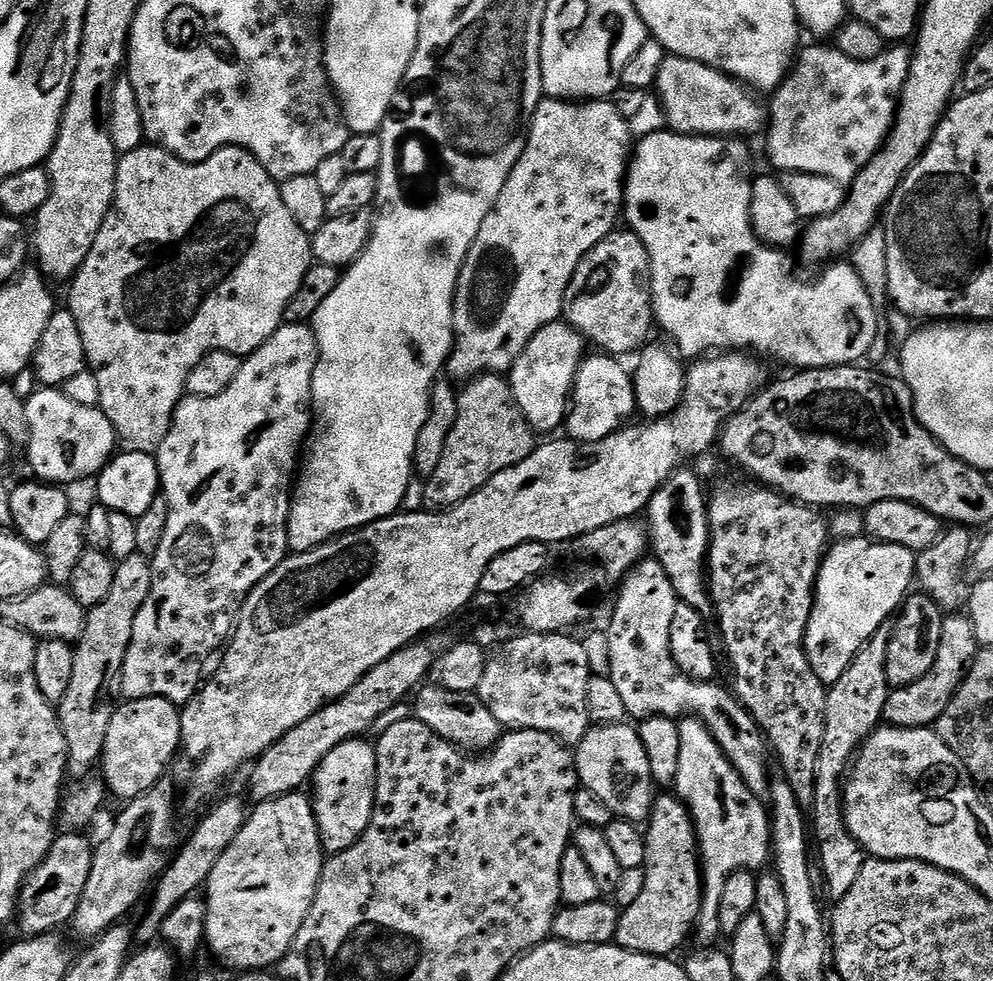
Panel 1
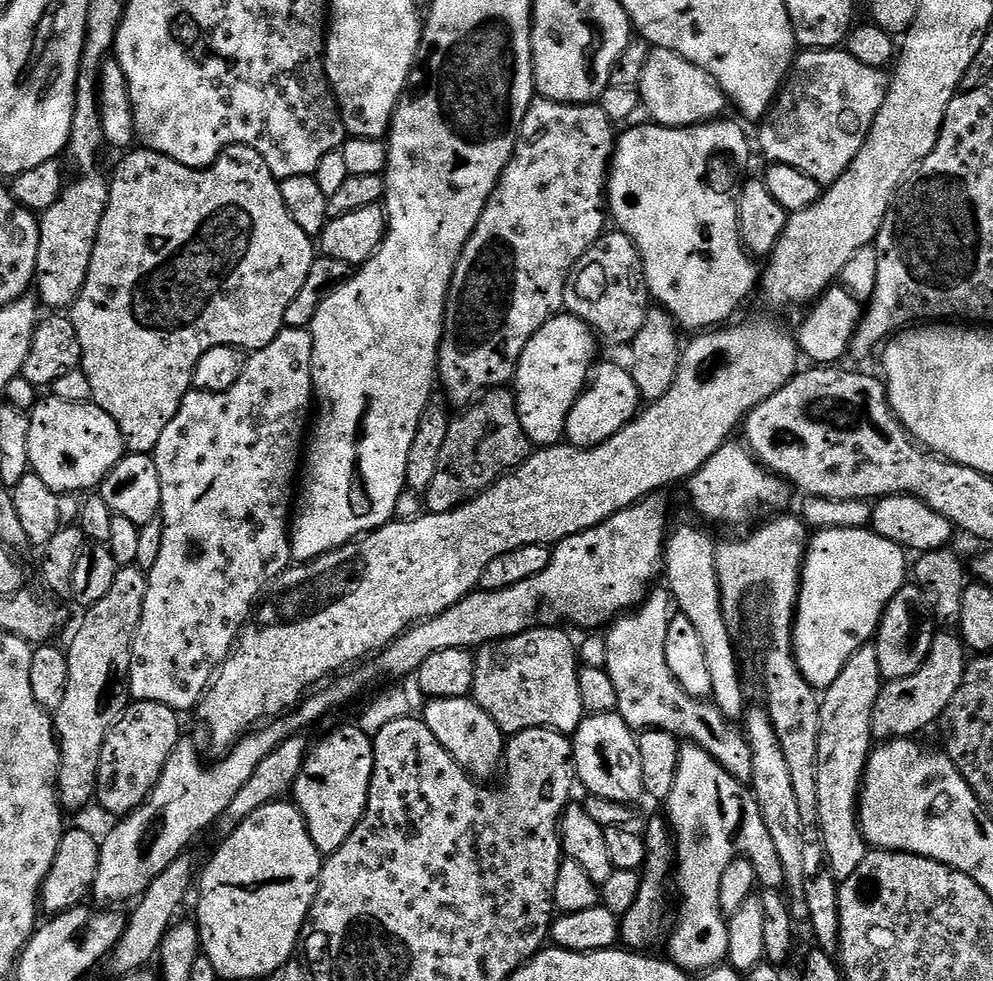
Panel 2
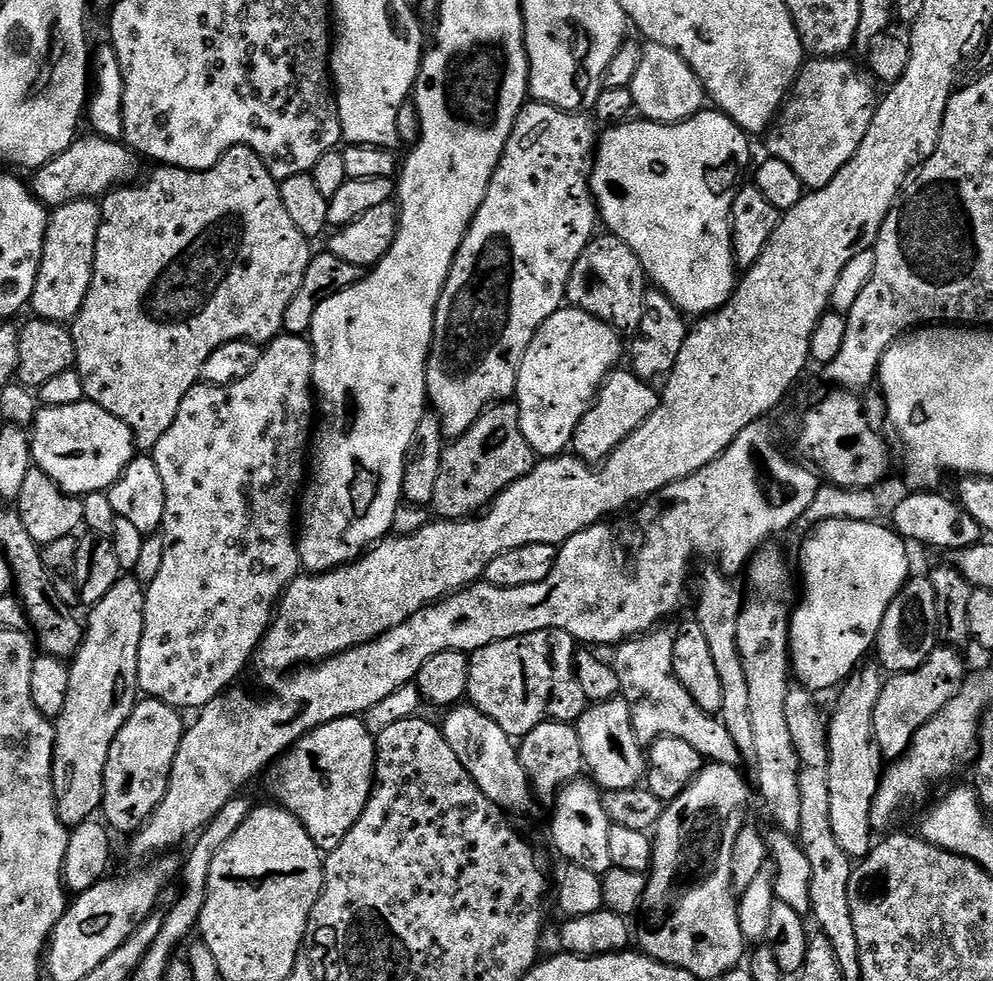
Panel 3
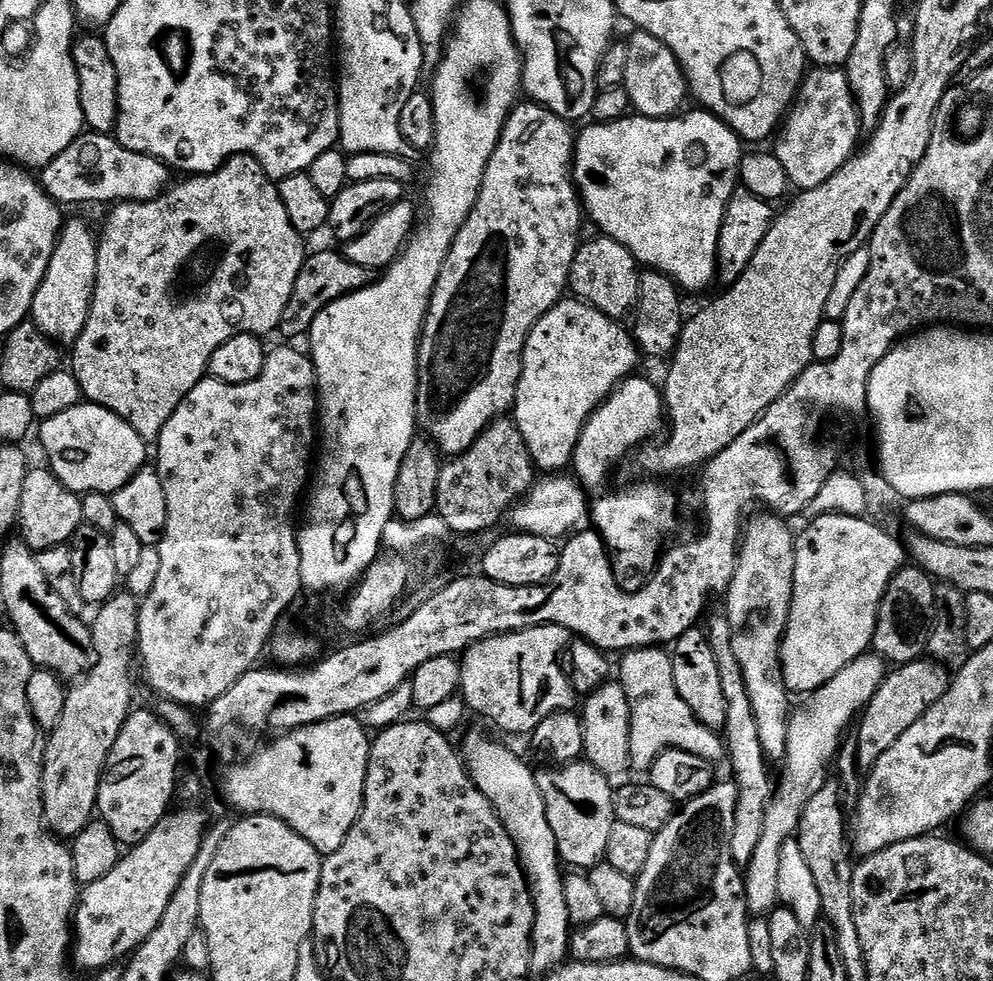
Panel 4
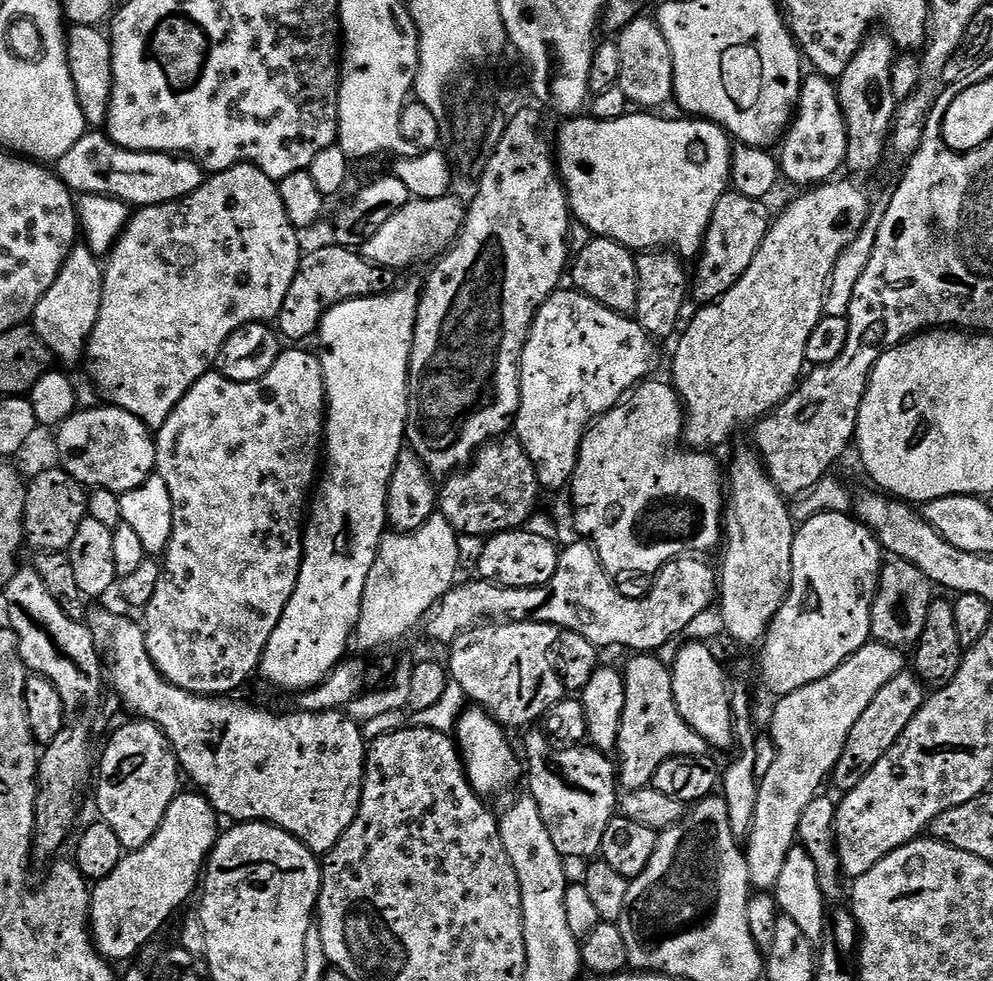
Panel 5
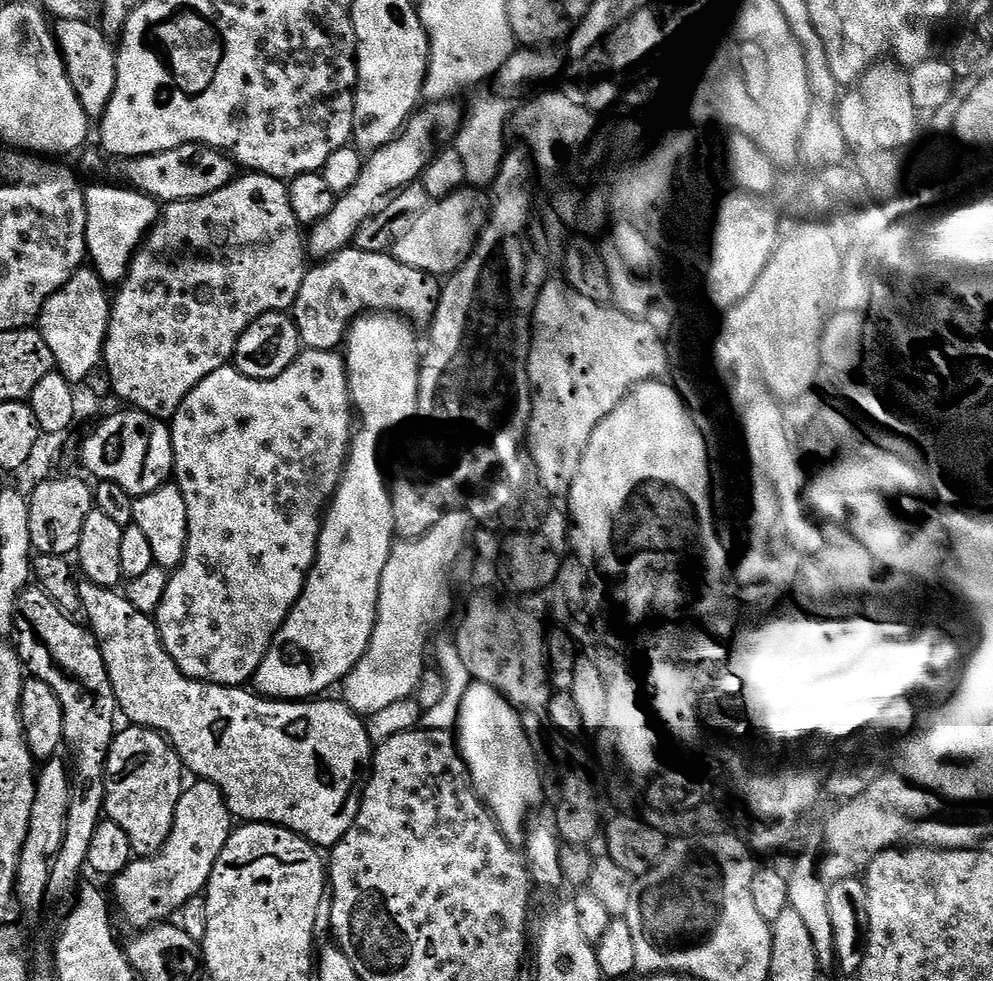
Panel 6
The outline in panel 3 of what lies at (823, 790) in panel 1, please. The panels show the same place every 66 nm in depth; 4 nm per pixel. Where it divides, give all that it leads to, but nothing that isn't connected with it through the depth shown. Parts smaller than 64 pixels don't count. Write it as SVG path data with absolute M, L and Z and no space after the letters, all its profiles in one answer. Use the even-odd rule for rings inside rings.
M861 667L844 681L839 689L841 692L836 700L836 709L832 716L830 712L826 720L830 830L834 830L838 846L852 862L863 860L874 847L872 803L882 779L882 756L874 739L874 706L878 706L882 676L873 668Z

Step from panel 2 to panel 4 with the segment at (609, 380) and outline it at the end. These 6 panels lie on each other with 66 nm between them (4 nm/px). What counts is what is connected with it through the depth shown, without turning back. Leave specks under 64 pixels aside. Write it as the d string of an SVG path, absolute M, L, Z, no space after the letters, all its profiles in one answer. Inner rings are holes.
M633 374L620 381L612 395L584 424L576 443L576 453L572 455L571 467L576 468L575 479L579 480L585 489L602 487L607 482L612 467L627 454L628 448L639 449L659 428L661 431L665 423L666 409L661 389L657 385L655 388L646 377L640 375Z

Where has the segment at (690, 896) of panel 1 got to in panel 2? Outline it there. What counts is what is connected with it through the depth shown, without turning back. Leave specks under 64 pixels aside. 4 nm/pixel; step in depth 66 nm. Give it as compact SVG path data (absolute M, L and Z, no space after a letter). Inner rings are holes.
M660 815L652 817L644 829L644 845L647 858L641 873L638 899L634 905L621 917L620 934L625 947L632 950L644 950L654 943L664 928L664 908L666 906L666 880L670 878L674 864L674 840L668 822Z

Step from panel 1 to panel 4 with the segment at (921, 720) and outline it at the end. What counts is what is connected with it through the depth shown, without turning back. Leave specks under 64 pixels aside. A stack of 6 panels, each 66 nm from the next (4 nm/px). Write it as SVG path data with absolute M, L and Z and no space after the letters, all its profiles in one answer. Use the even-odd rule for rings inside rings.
M931 658L893 667L862 712L864 721L860 724L859 767L872 769L878 758L882 758L882 754L886 754L886 750L894 746L894 742L898 742L898 738L902 738L902 734L906 734L906 730L910 730L910 726L914 726L914 722L918 722L918 718L922 718L922 714L926 714L938 698L942 698L942 694L946 694L949 683L949 669Z

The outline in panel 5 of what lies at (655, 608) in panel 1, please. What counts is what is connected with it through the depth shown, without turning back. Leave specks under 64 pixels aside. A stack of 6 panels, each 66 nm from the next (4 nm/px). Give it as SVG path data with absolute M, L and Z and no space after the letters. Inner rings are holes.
M636 654L631 657L632 661L622 668L626 706L622 710L622 726L618 732L615 755L618 757L619 787L629 792L649 787L658 766L662 766L662 762L675 756L704 754L709 751L706 741L688 725L686 718L682 718L682 714L678 714L678 706L674 702L674 690L672 689L672 674L669 665L663 664L660 658L656 654Z

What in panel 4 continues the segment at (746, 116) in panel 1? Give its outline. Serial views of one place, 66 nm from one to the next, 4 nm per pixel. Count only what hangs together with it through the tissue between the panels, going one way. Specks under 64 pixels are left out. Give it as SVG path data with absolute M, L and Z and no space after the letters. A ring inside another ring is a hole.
M636 30L633 33L633 36L627 37L626 40L630 59L626 65L626 78L622 85L630 98L632 108L639 115L648 116L652 120L675 117L685 107L684 99L689 99L690 96L688 82L684 79L678 58L670 50L670 46L666 46L649 32Z

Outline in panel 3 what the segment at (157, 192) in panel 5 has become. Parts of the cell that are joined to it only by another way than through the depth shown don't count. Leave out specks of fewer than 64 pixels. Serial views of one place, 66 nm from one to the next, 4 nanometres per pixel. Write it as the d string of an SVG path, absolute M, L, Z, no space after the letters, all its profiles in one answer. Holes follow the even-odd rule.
M95 134L81 135L72 141L62 154L31 173L32 195L49 210L60 208L72 200L100 198L113 186L124 186L135 181L137 153L123 143L104 140Z

